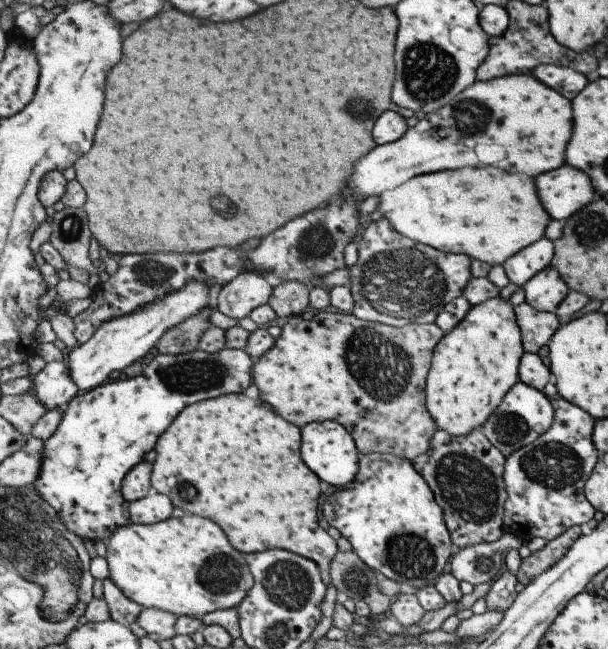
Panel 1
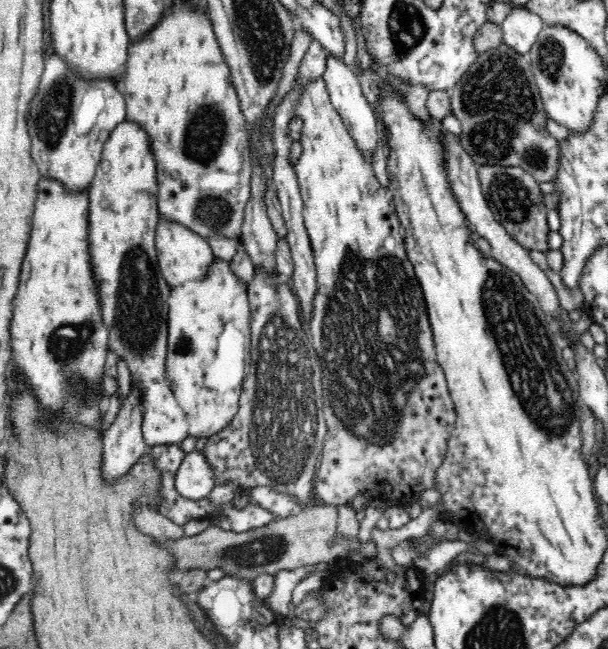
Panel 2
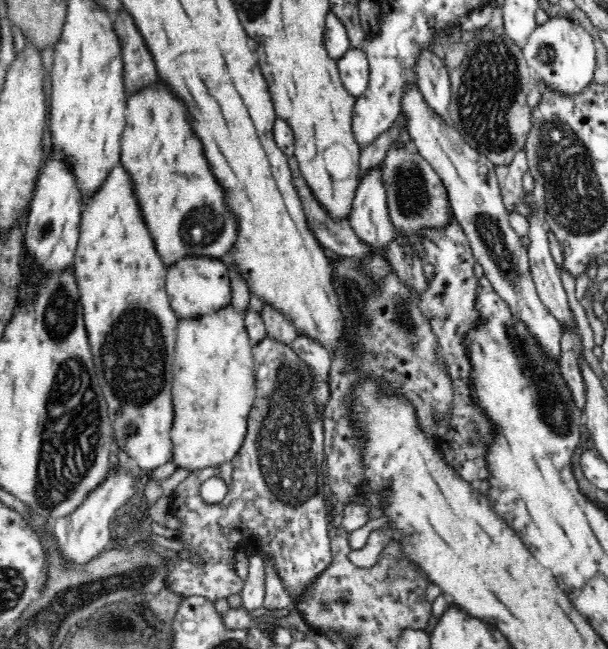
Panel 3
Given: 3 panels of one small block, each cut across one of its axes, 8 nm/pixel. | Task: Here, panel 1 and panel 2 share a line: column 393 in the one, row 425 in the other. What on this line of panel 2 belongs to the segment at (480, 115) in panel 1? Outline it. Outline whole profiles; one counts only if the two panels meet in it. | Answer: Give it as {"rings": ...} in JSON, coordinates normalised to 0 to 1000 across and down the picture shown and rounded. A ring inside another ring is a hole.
{"rings":[[[206,182],[197,191],[191,193],[191,197],[184,199],[181,210],[176,213],[169,225],[169,234],[158,256],[158,265],[153,271],[150,284],[145,287],[146,291],[146,367],[148,384],[150,384],[150,407],[156,408],[158,428],[163,428],[163,447],[164,456],[171,456],[171,499],[178,499],[178,505],[184,505],[181,512],[181,536],[194,545],[206,558],[212,570],[217,573],[215,579],[219,589],[229,589],[232,592],[232,610],[235,610],[235,652],[234,666],[238,683],[243,687],[257,687],[257,684],[294,684],[311,670],[311,650],[308,649],[306,636],[301,629],[294,624],[294,619],[288,615],[285,609],[280,592],[276,592],[276,582],[270,579],[271,555],[273,555],[273,518],[276,518],[276,450],[280,450],[281,441],[270,430],[266,421],[262,416],[262,407],[258,402],[258,388],[255,384],[255,359],[258,339],[262,331],[262,324],[258,322],[258,302],[260,302],[260,285],[258,285],[258,256],[255,251],[255,236],[253,230],[248,227],[248,214],[243,210],[242,199],[229,191],[229,186],[211,185]]]}

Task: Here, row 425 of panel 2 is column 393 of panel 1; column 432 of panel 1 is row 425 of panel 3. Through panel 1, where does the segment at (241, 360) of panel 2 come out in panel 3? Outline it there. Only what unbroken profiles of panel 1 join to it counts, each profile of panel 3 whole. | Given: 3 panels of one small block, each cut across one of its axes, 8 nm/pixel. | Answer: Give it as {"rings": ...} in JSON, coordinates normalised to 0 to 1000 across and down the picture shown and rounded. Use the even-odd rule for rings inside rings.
{"rings":[[[380,465],[368,470],[362,476],[350,476],[339,484],[326,488],[303,488],[293,493],[291,502],[291,524],[289,524],[289,561],[286,561],[286,595],[283,595],[283,622],[286,622],[286,659],[283,659],[281,673],[286,687],[283,687],[283,710],[293,721],[308,723],[313,727],[317,724],[336,721],[337,718],[355,716],[360,712],[373,710],[382,706],[395,690],[405,669],[408,635],[414,629],[414,619],[419,615],[419,559],[416,555],[416,532],[410,521],[408,510],[403,501],[400,484],[388,476]]]}

